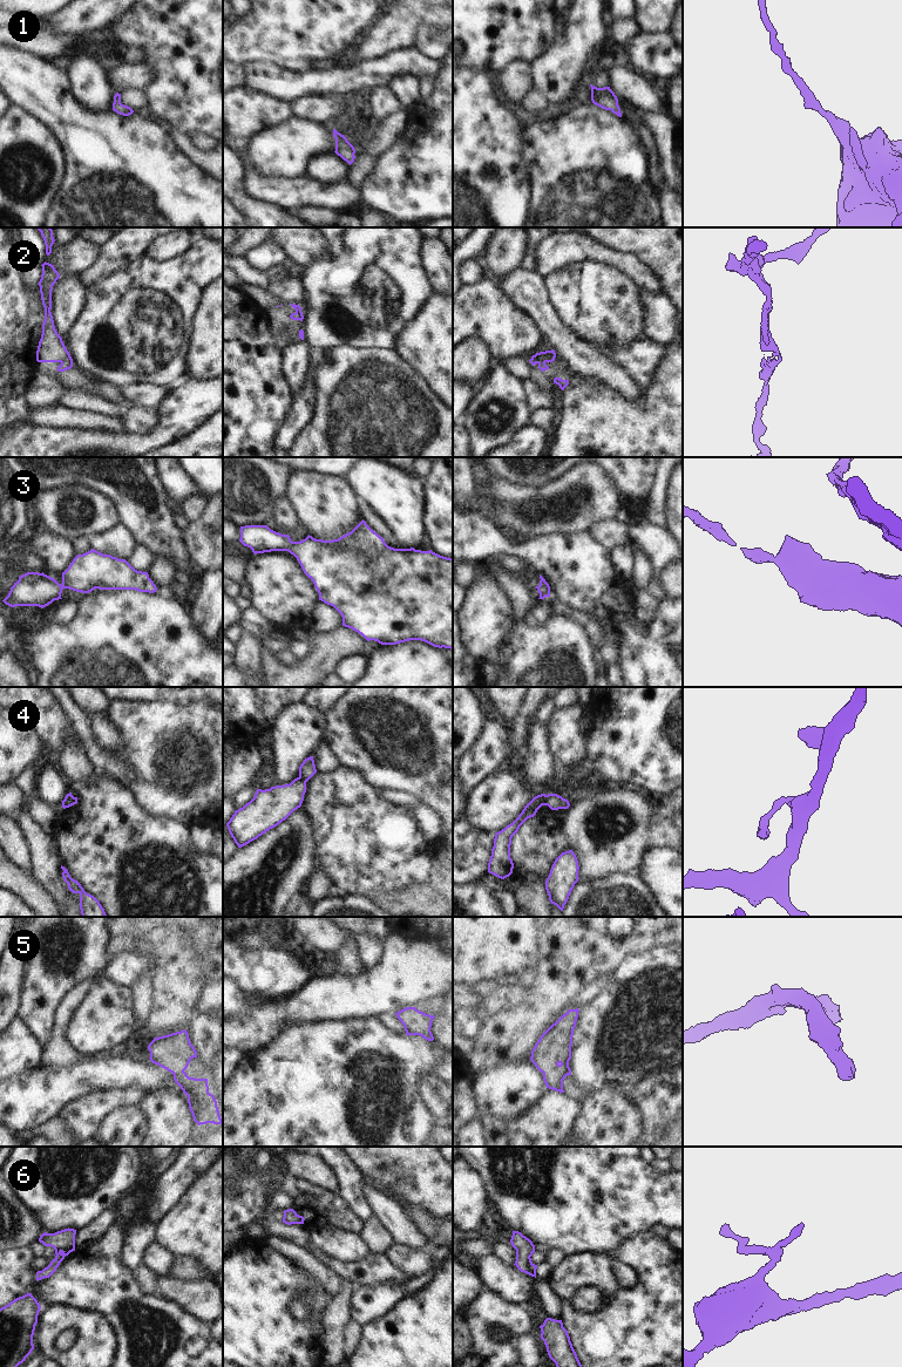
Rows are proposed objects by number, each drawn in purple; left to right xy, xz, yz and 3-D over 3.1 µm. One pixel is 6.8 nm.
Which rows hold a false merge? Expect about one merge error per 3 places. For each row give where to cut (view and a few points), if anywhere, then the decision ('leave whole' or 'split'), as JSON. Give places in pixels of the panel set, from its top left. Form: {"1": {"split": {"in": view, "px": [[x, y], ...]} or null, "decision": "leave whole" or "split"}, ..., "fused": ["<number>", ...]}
{"1": {"split": null, "decision": "leave whole"}, "2": {"split": null, "decision": "leave whole"}, "3": {"split": null, "decision": "leave whole"}, "4": {"split": {"in": "yz", "px": [[544, 795], [546, 804]]}, "decision": "split"}, "5": {"split": null, "decision": "leave whole"}, "6": {"split": null, "decision": "leave whole"}, "fused": ["4"]}

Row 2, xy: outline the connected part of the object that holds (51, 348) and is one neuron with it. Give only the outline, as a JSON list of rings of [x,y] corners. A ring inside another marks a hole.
[[[45,261],[41,266],[42,274],[39,281],[39,286],[42,305],[45,307],[45,321],[42,324],[42,334],[36,351],[36,361],[60,362],[61,365],[57,367],[57,372],[65,372],[73,367],[73,359],[67,351],[62,338],[55,329],[53,315],[50,312],[53,285],[60,278],[60,274],[55,270],[54,265],[49,263]]]

